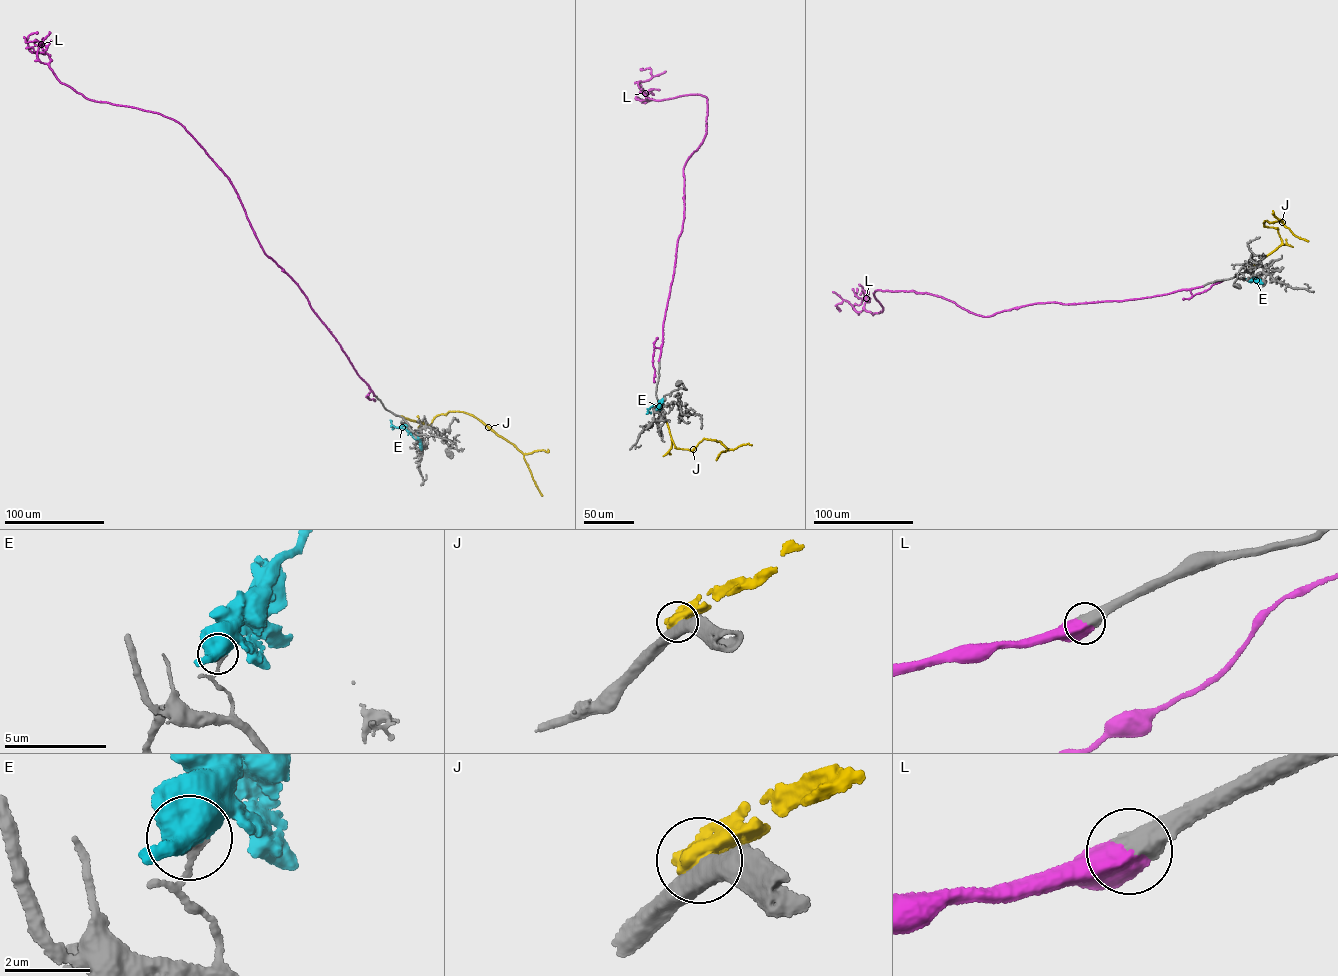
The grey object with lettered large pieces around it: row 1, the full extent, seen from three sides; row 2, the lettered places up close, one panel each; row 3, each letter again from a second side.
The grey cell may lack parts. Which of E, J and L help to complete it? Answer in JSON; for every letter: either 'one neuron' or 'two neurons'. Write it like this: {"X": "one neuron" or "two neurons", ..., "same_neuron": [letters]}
{"E": "two neurons", "J": "two neurons", "L": "one neuron", "same_neuron": ["L"]}

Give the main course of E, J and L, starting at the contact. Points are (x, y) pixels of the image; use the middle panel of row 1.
E: (657, 409), (662, 399), (659, 402), (659, 409), (655, 405), (648, 409), (650, 412)
J: (662, 409), (677, 448), (693, 450), (704, 438), (718, 441), (729, 449), (722, 451), (716, 460)
L: (659, 361), (683, 168), (706, 132), (707, 99), (655, 100), (642, 89), (647, 97), (636, 98), (653, 99)

